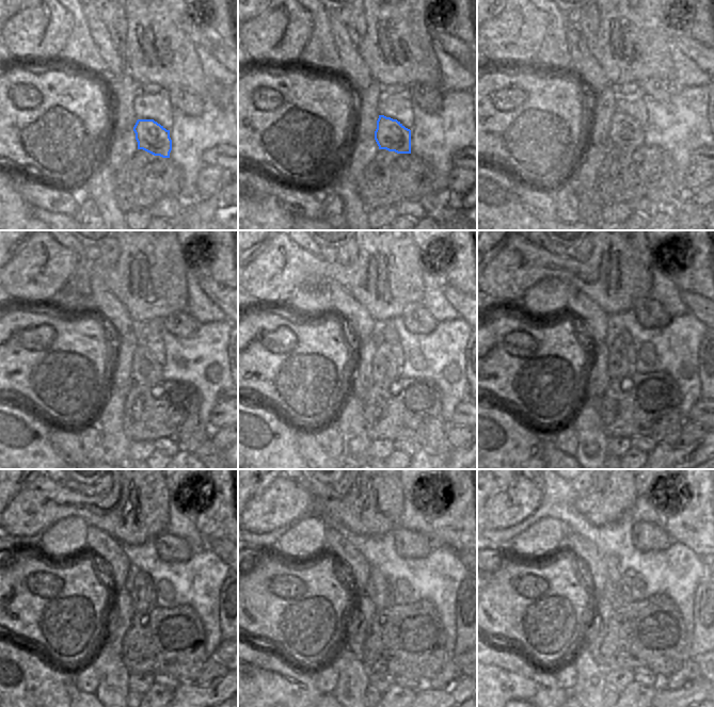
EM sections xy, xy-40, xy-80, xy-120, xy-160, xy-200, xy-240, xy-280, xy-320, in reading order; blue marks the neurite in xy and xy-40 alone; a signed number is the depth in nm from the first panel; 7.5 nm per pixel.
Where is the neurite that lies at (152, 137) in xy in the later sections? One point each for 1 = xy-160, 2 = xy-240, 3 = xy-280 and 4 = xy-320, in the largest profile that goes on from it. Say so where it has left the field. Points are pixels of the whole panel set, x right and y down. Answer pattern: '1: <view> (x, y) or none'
1: xy-160 (384, 367)
2: xy-240 (139, 591)
3: xy-280 (377, 590)
4: xy-320 (613, 592)

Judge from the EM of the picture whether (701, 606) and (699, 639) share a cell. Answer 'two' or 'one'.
one

